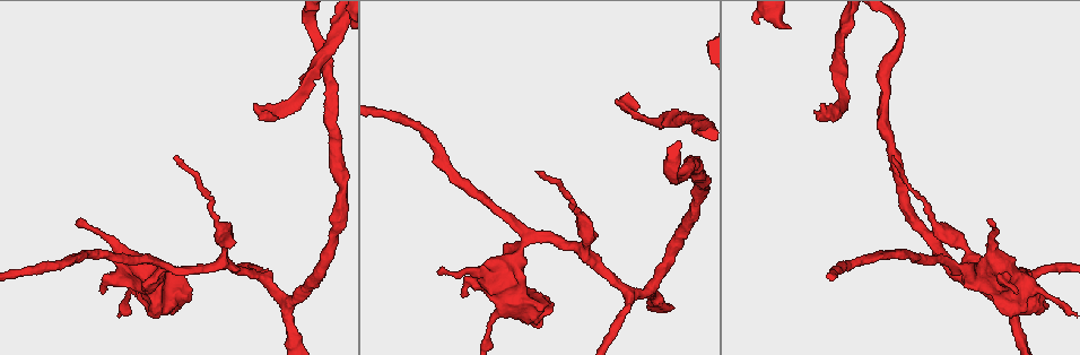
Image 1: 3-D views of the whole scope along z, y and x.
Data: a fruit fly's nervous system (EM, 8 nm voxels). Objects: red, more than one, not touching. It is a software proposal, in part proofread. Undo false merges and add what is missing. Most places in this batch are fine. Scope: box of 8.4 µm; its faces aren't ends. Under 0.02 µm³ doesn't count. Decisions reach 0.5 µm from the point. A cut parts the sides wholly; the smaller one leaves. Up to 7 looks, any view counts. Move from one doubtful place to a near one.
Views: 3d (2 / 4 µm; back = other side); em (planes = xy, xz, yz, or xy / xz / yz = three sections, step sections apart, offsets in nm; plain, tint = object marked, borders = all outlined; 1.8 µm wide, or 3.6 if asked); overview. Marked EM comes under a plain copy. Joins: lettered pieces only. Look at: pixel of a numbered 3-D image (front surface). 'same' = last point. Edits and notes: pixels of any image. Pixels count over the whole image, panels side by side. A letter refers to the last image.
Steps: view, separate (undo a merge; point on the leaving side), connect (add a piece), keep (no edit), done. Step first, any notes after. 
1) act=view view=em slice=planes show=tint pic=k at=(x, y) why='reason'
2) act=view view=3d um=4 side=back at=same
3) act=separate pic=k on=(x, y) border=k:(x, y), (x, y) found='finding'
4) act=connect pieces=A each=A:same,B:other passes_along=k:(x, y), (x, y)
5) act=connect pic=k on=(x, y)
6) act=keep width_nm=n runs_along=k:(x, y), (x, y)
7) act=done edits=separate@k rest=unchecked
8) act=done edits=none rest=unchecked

act=view view=3d um=4 pic=1 at=(179, 307) why='thick end'

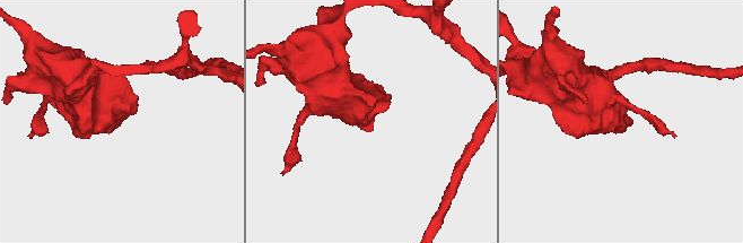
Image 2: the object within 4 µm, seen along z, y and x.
act=view view=em um=3.6 slice=planes show=borders pic=2 at=(120, 125)

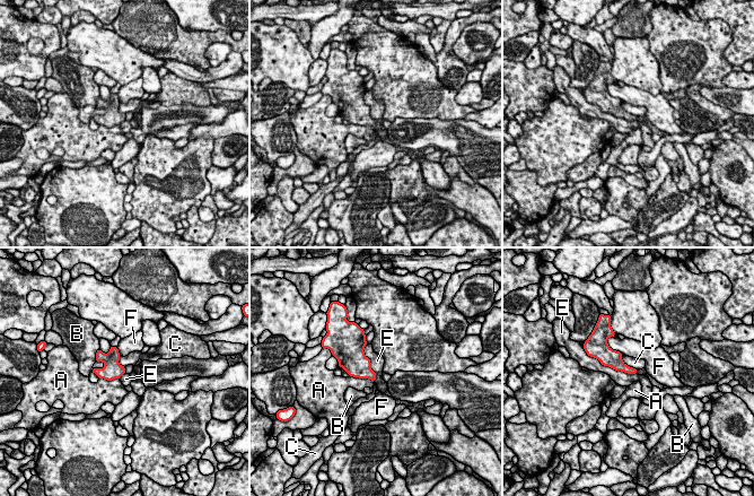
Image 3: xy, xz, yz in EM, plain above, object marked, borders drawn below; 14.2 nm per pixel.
act=keep each=A:other,B:other,C:other,E:other,F:other border=3:(594, 357), (604, 365), (636, 374) found='no lettered piece goes on from it'

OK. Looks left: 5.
act=view view=3d um=2 pic=1 at=(464, 295)

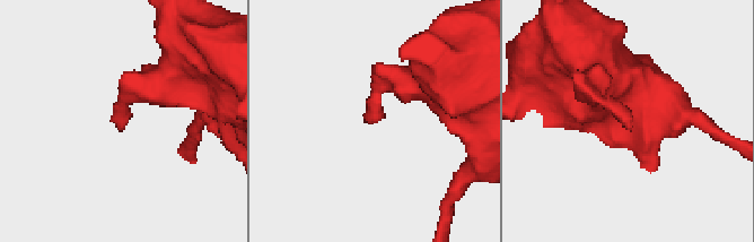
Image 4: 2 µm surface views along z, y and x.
act=view view=em slice=xy step=4 show=borders pic=4 at=(121, 130) why='need the tissue'

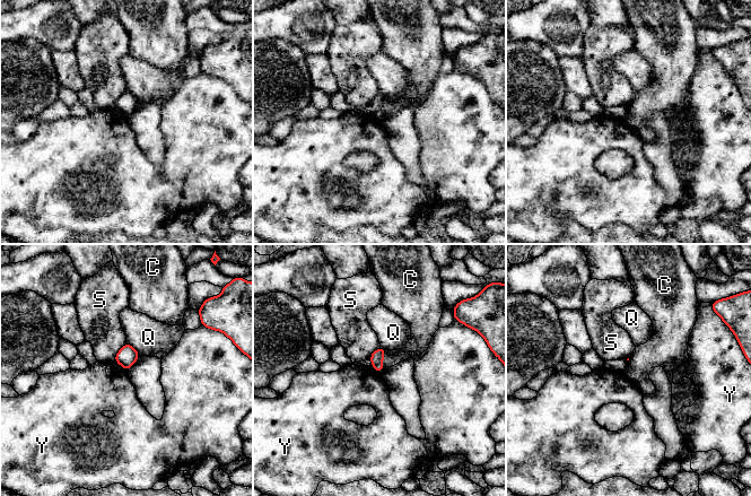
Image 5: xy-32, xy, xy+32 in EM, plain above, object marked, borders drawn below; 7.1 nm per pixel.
act=view view=em slice=yz step=8 show=borders at=same why='another direction'

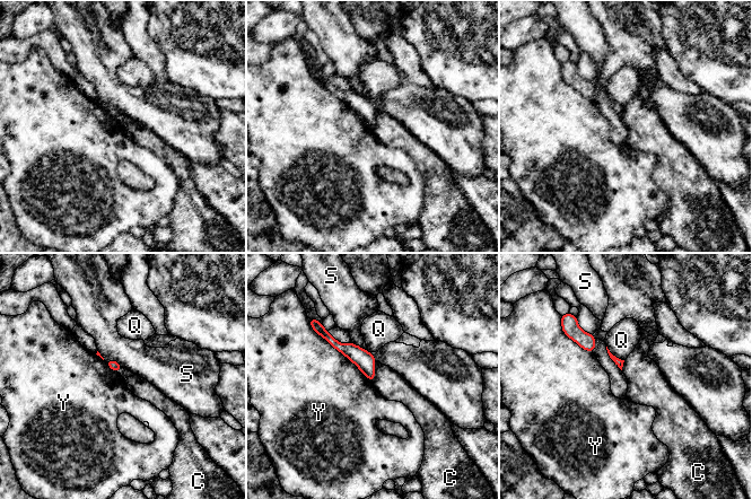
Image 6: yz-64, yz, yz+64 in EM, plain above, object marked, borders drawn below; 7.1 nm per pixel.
act=keep longest_contact=Y:550nm each=C:other,Q:other,S:other,Y:other found='no lettered piece goes on from it'

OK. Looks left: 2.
act=view view=em slice=planes show=borders pic=1 at=(167, 265) why='a fork'

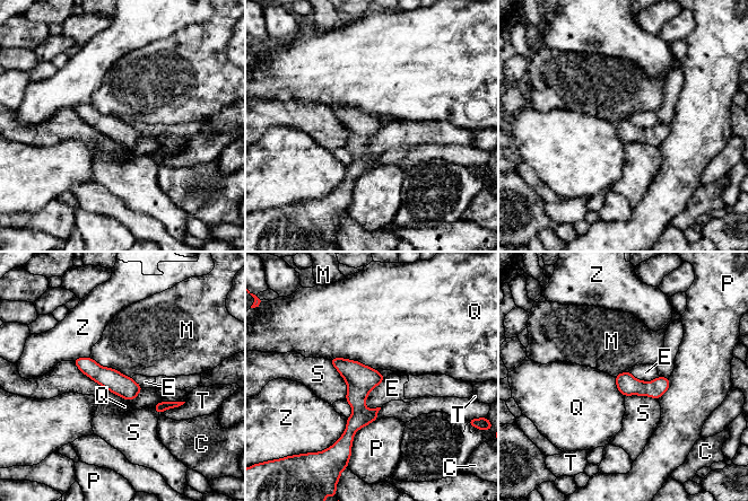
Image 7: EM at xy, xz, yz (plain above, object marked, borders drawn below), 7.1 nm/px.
act=keep width_nm=150 each=C:other,E:other,M:other,P:other,Q:other,S:other,T:other,Z:other found='all the same neuron'

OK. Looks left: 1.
act=done edits=none rest=unchecked

